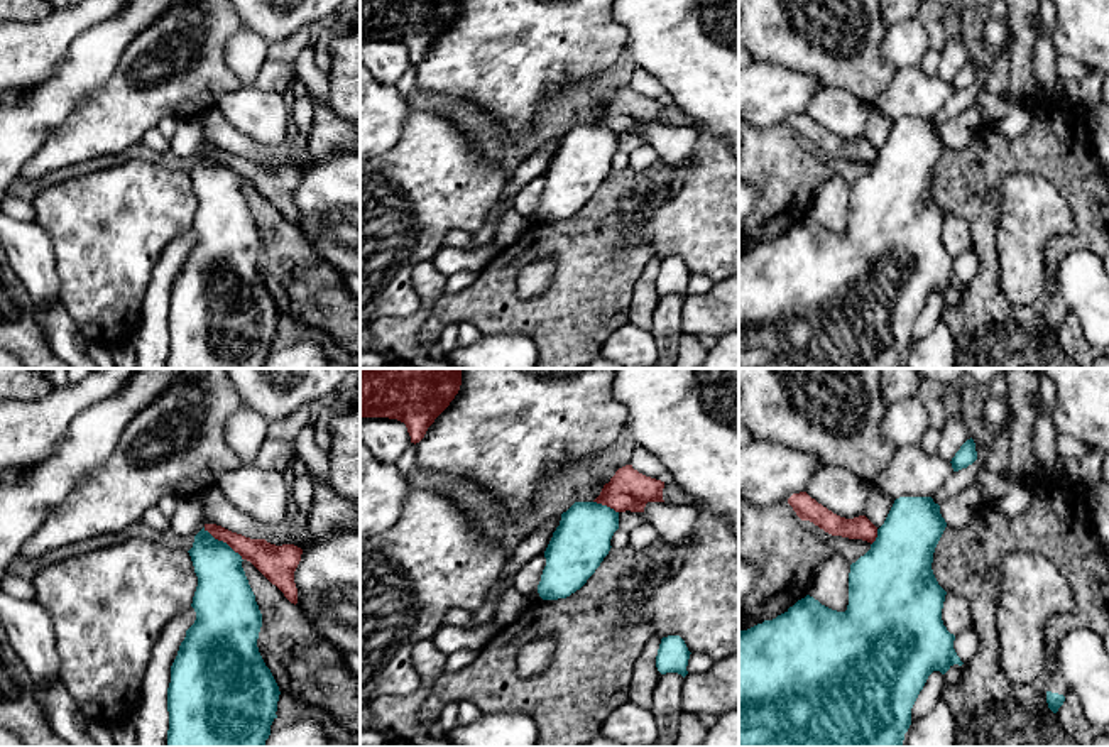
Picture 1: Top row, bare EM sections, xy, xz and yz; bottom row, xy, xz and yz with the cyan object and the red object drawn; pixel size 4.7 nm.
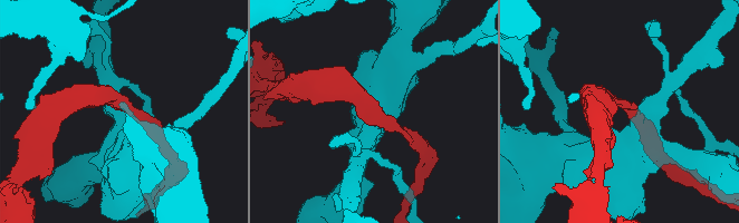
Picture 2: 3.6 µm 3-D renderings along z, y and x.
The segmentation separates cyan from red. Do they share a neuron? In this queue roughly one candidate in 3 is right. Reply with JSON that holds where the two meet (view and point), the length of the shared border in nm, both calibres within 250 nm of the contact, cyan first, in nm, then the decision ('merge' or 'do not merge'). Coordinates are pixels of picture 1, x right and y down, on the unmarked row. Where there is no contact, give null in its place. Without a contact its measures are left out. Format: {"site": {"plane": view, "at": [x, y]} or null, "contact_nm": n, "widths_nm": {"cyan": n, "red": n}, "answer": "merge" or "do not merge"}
{"site": {"plane": "xy", "at": [222, 163]}, "contact_nm": 240, "widths_nm": {"cyan": 260, "red": 150}, "answer": "do not merge"}

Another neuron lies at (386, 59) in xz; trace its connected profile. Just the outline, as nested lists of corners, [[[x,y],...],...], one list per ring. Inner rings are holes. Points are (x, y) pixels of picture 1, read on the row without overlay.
[[[360,39],[360,64],[382,85],[396,85],[411,66],[411,57],[397,41]]]

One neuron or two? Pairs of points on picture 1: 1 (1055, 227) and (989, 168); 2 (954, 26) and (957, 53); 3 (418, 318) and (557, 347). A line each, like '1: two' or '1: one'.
1: two
2: one
3: two

